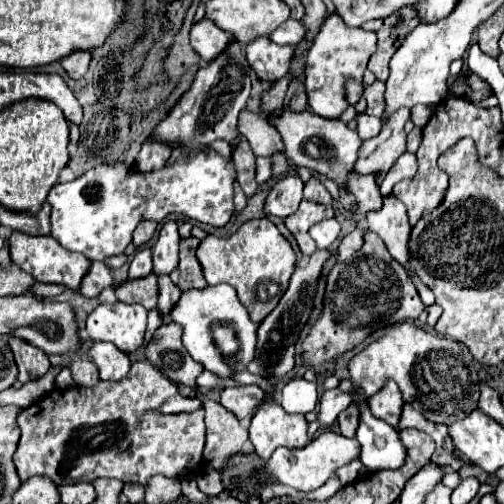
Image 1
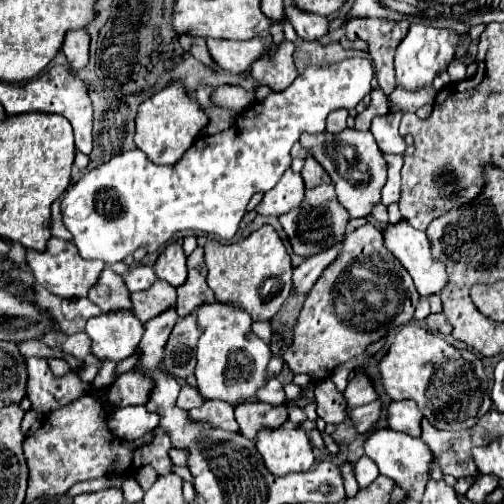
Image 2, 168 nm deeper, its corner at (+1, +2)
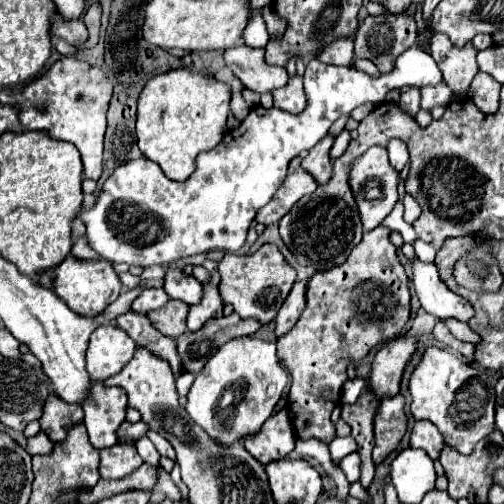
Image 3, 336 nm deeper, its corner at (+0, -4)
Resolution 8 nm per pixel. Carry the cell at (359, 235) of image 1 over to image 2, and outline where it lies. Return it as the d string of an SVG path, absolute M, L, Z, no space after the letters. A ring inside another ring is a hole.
M341 244L321 252L317 256L305 258L305 262L293 270L293 292L307 294L313 288L313 284L317 282L317 278L321 276L321 272L327 268L327 264L331 264L337 258L339 248L341 248Z

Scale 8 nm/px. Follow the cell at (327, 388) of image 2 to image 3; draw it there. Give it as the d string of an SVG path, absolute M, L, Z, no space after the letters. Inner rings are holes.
M362 392L356 404L340 404L340 418L352 428L352 438L356 440L358 454L362 458L362 474L360 482L364 488L370 486L374 478L374 462L370 458L372 446L374 446L374 432L372 432L372 418L378 408L380 400L370 396L370 392Z

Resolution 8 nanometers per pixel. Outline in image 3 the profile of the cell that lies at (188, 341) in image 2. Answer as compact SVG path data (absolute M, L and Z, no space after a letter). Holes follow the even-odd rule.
M238 314L222 316L208 320L198 332L182 334L176 340L178 356L182 356L182 364L186 372L198 374L200 368L210 360L210 356L222 346L224 342L236 338L236 336L250 336L254 334L262 324L256 320L242 320Z

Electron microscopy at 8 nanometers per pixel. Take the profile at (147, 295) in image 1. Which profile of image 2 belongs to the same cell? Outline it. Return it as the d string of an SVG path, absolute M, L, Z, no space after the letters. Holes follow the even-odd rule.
M157 280L149 290L131 294L131 300L133 300L133 312L145 324L157 314L173 308L177 304L177 292L167 282Z

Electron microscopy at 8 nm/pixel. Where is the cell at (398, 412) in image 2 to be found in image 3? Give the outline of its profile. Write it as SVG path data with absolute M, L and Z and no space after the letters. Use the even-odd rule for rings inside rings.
M428 420L414 422L414 428L410 432L412 448L422 448L432 460L438 460L438 452L442 448L442 444L444 444L444 438L432 422L428 422Z

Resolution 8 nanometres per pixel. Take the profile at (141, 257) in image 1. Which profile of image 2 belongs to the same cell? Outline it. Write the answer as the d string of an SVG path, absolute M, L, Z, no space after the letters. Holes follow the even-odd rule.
M135 266L131 268L131 272L125 276L125 284L129 288L129 292L141 292L153 286L153 282L157 280L155 270L151 266Z

